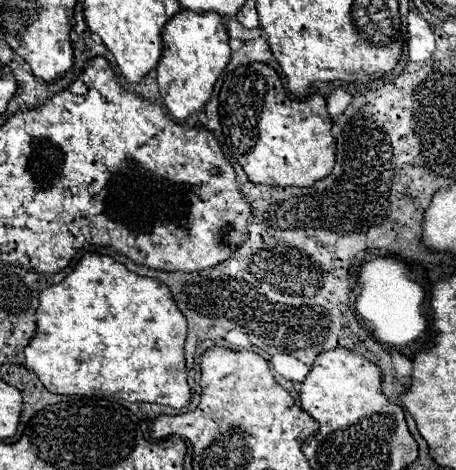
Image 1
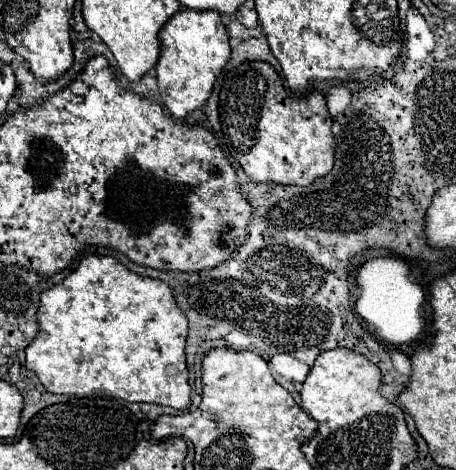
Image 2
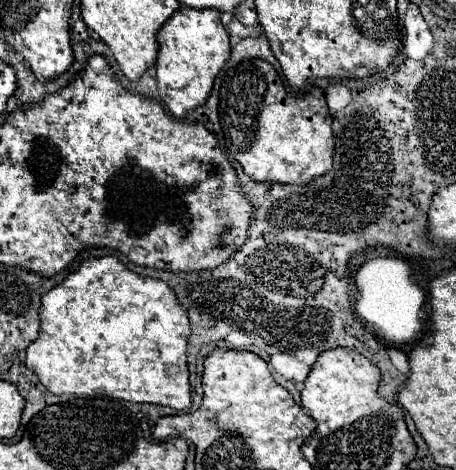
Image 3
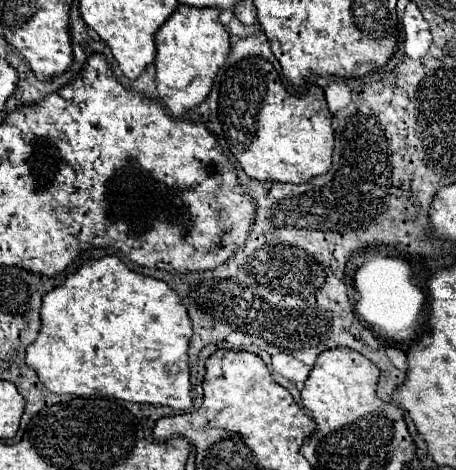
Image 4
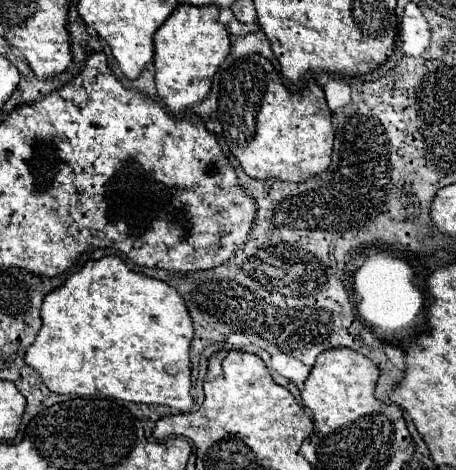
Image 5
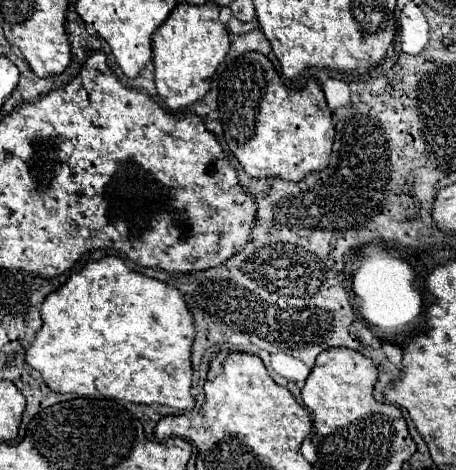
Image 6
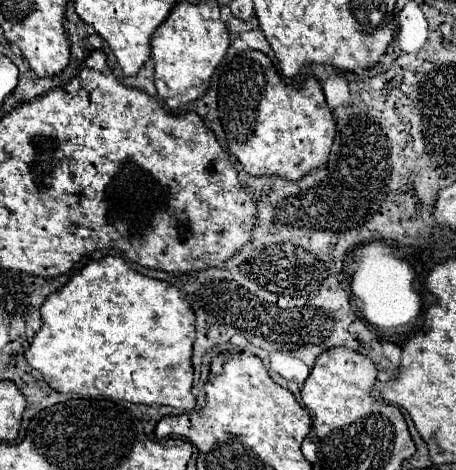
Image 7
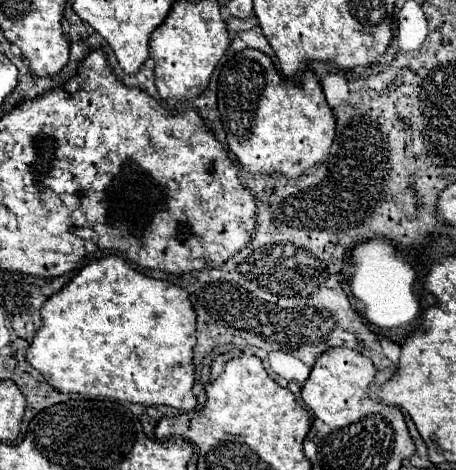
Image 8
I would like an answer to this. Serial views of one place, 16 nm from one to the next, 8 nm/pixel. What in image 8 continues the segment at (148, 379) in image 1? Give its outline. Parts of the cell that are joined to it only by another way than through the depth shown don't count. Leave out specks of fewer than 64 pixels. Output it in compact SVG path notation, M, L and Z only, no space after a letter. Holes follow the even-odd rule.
M106 256L86 264L70 284L44 302L40 312L44 324L26 352L26 360L58 392L76 392L88 398L104 396L144 406L164 404L180 410L196 408L198 400L192 392L196 374L192 362L196 312L184 288L136 272L122 256Z

